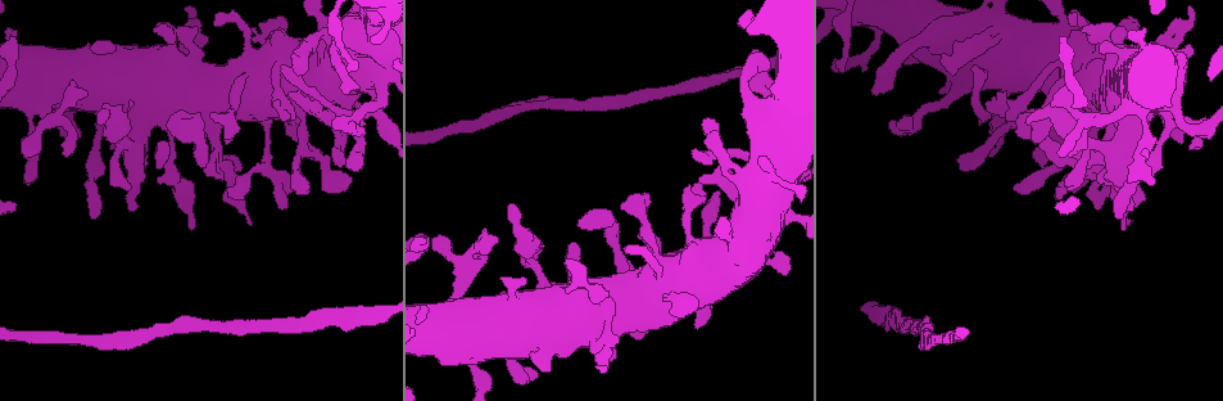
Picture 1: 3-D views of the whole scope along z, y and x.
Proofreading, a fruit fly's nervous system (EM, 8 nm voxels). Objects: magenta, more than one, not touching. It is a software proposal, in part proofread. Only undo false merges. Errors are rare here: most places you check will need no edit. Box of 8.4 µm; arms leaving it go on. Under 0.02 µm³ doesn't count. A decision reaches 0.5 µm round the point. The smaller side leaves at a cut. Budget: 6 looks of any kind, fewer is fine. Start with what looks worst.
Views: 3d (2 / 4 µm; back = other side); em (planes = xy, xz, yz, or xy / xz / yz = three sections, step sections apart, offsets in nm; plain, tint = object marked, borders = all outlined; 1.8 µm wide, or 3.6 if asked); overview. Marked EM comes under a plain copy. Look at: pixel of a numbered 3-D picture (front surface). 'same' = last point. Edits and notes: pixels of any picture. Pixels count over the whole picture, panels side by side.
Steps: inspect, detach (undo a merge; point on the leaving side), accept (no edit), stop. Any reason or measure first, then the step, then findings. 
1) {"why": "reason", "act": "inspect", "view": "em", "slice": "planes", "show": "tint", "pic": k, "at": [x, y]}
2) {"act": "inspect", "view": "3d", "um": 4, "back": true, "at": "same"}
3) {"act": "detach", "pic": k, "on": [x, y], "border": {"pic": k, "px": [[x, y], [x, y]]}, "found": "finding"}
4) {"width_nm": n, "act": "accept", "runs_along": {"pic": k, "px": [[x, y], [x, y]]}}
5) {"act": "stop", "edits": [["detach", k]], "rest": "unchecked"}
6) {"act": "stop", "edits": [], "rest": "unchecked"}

{"why": "sudden change in width", "act": "inspect", "view": "3d", "um": 4, "pic": 1, "at": [544, 351]}

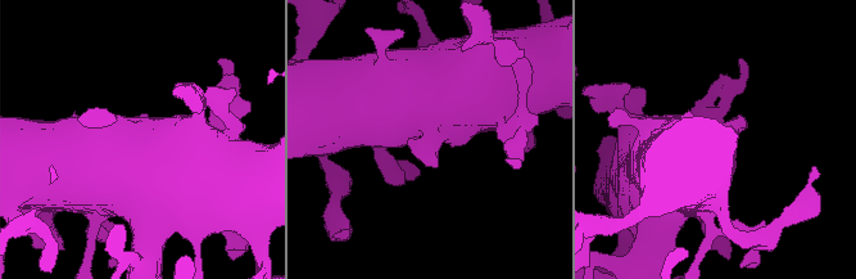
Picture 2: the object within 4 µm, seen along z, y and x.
{"act": "inspect", "view": "em", "slice": "planes", "show": "tint", "pic": 2, "at": [429, 135]}

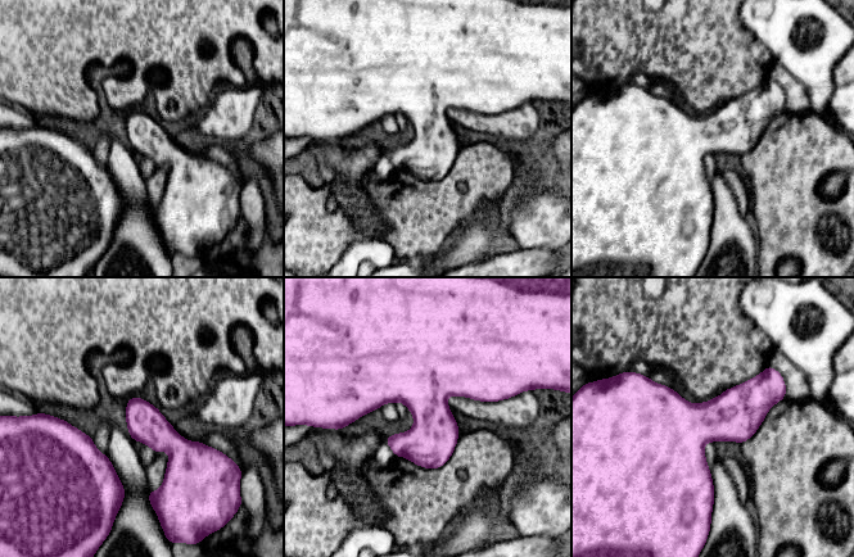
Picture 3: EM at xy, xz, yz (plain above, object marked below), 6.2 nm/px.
{"act": "accept", "runs_along": {"pic": 3, "px": [[134, 399], [175, 448], [154, 497]]}, "found": "continuous, no second neuron"}

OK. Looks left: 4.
{"act": "inspect", "view": "3d", "um": 2, "pic": 1, "at": [303, 138]}

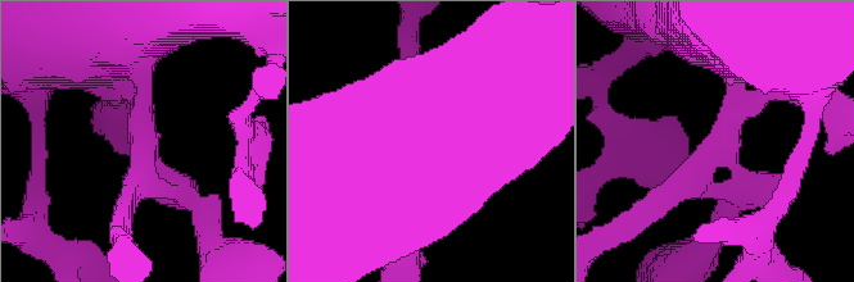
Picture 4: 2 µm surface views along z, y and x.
{"arms": 3, "act": "inspect", "view": "em", "slice": "xy", "step": 4, "show": "tint", "pic": 4, "at": [722, 137]}

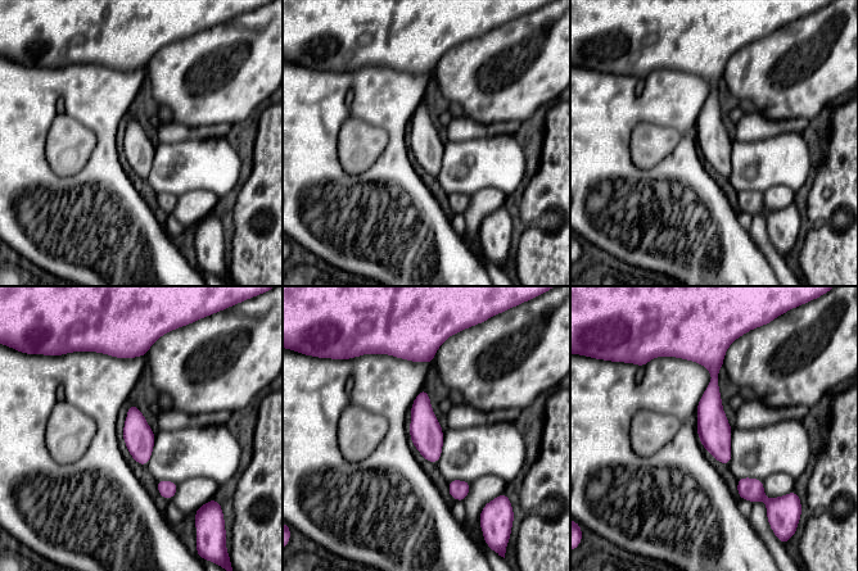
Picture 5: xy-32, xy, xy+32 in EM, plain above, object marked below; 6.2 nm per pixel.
{"why": "another direction", "act": "inspect", "view": "em", "slice": "planes", "show": "tint", "at": "same"}

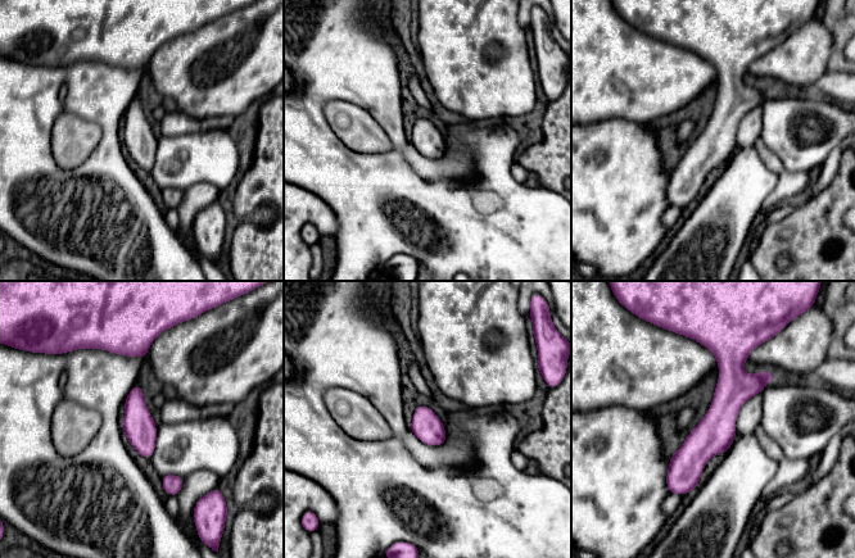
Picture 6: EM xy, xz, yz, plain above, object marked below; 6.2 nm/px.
{"act": "accept", "runs_along": {"pic": 6, "px": [[722, 348], [727, 402], [675, 490]]}, "found": "one neuron here"}

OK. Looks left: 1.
{"why": "three arms meet", "act": "inspect", "view": "em", "slice": "planes", "show": "tint", "pic": 1, "at": [116, 138]}

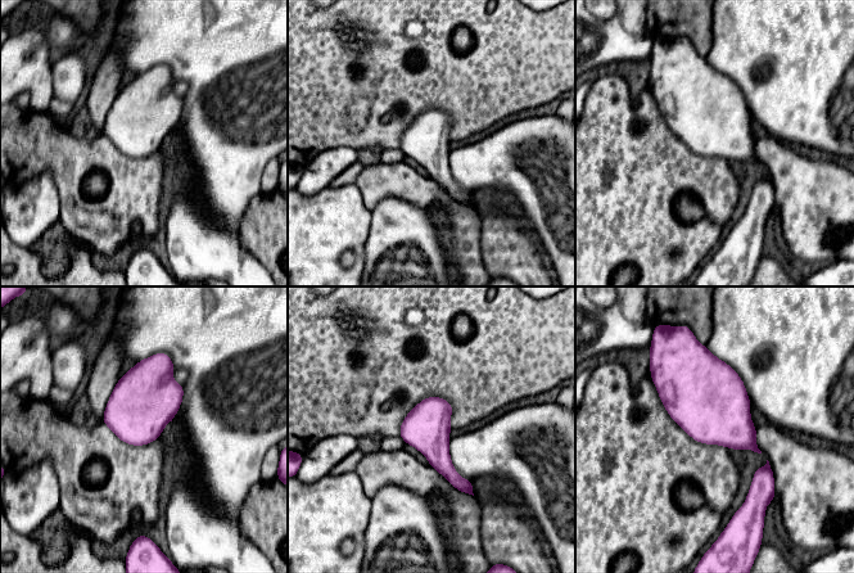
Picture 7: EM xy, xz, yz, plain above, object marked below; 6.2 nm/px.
{"act": "accept", "found": "all the same neuron"}

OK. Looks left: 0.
{"act": "stop", "edits": [], "rest": "unchecked"}

